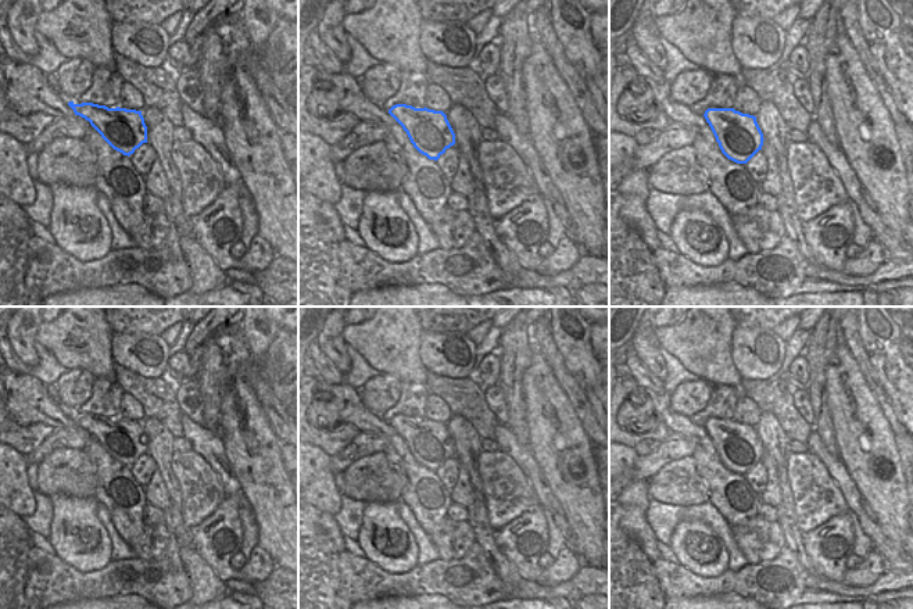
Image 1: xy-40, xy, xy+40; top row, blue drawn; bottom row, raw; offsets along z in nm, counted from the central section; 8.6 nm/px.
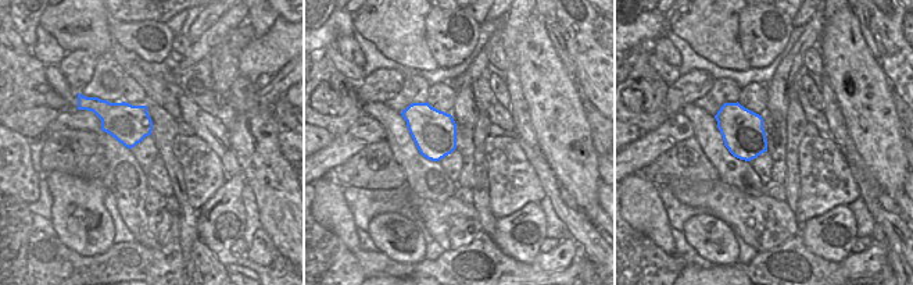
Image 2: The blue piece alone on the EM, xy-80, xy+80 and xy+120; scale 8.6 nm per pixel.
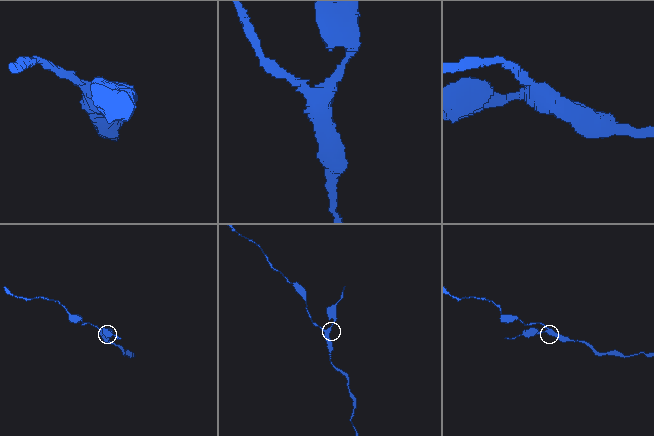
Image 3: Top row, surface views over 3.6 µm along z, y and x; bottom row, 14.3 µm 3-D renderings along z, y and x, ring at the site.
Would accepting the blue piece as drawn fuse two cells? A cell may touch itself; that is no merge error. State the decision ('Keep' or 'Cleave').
Keep

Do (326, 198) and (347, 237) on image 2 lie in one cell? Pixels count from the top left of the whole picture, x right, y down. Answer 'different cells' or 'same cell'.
same cell

